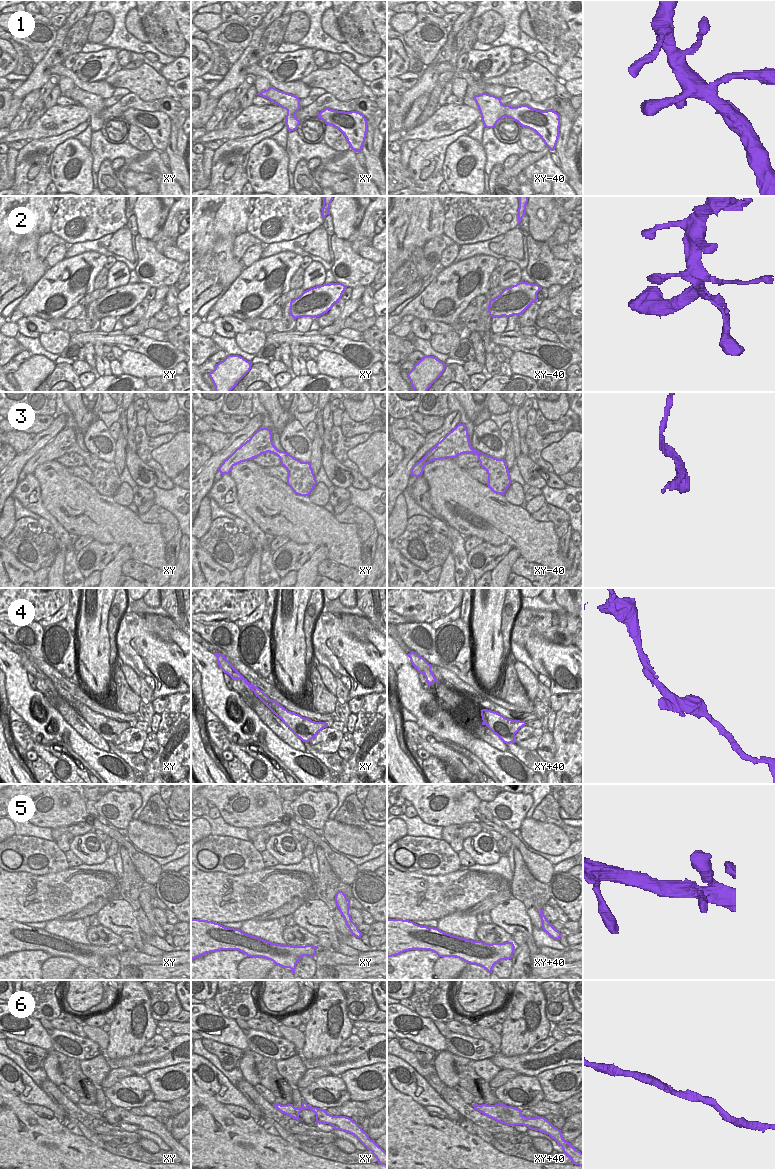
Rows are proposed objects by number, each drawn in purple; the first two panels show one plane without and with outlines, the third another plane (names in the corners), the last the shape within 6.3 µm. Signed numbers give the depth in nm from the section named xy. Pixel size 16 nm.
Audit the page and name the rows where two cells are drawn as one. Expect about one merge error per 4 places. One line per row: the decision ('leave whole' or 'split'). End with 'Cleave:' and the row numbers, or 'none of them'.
1: leave whole
2: leave whole
3: leave whole
4: split
5: leave whole
6: leave whole
Cleave: 4

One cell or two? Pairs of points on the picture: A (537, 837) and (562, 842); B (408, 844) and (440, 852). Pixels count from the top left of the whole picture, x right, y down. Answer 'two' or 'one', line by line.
A: one
B: one

